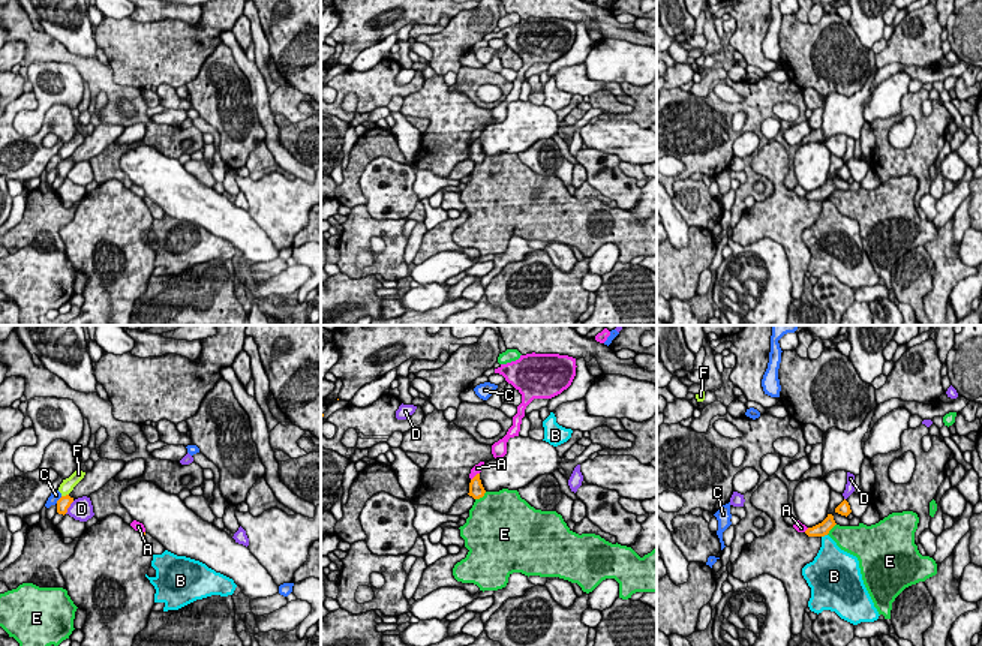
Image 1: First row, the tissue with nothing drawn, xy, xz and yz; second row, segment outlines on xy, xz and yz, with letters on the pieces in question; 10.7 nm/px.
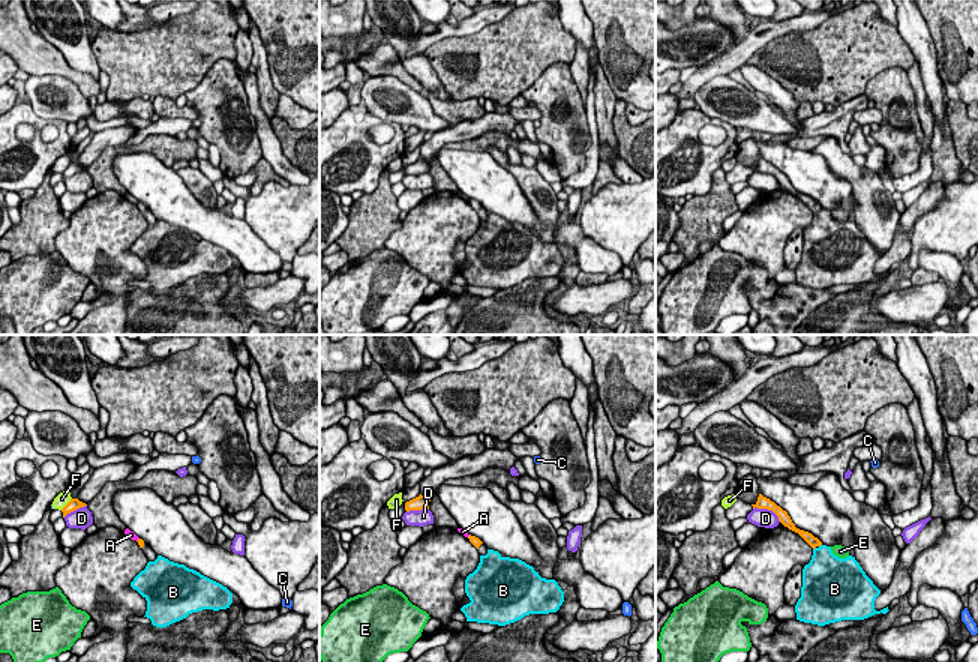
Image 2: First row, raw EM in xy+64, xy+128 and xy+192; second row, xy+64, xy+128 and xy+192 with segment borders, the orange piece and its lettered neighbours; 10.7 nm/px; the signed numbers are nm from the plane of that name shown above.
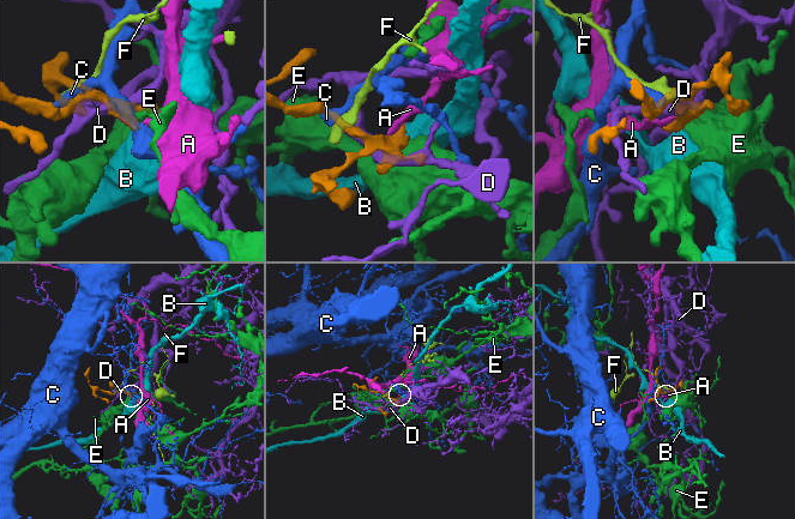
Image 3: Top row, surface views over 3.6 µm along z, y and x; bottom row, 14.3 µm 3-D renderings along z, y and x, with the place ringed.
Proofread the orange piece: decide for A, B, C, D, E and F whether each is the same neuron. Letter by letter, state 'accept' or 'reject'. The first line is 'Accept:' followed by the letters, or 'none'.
Accept: none
A: reject
B: reject
C: reject
D: reject
E: reject
F: reject

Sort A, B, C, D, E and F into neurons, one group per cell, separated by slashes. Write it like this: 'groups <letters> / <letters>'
groups A / B / C / D / E / F

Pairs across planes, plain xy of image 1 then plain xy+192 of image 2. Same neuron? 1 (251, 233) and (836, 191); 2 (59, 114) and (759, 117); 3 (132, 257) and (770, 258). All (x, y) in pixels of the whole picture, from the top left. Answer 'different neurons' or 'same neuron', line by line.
1: same neuron
2: different neurons
3: same neuron

